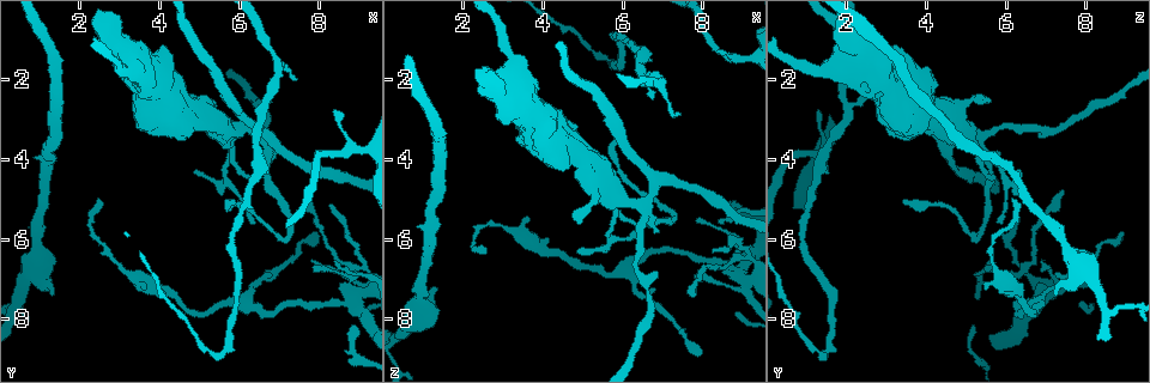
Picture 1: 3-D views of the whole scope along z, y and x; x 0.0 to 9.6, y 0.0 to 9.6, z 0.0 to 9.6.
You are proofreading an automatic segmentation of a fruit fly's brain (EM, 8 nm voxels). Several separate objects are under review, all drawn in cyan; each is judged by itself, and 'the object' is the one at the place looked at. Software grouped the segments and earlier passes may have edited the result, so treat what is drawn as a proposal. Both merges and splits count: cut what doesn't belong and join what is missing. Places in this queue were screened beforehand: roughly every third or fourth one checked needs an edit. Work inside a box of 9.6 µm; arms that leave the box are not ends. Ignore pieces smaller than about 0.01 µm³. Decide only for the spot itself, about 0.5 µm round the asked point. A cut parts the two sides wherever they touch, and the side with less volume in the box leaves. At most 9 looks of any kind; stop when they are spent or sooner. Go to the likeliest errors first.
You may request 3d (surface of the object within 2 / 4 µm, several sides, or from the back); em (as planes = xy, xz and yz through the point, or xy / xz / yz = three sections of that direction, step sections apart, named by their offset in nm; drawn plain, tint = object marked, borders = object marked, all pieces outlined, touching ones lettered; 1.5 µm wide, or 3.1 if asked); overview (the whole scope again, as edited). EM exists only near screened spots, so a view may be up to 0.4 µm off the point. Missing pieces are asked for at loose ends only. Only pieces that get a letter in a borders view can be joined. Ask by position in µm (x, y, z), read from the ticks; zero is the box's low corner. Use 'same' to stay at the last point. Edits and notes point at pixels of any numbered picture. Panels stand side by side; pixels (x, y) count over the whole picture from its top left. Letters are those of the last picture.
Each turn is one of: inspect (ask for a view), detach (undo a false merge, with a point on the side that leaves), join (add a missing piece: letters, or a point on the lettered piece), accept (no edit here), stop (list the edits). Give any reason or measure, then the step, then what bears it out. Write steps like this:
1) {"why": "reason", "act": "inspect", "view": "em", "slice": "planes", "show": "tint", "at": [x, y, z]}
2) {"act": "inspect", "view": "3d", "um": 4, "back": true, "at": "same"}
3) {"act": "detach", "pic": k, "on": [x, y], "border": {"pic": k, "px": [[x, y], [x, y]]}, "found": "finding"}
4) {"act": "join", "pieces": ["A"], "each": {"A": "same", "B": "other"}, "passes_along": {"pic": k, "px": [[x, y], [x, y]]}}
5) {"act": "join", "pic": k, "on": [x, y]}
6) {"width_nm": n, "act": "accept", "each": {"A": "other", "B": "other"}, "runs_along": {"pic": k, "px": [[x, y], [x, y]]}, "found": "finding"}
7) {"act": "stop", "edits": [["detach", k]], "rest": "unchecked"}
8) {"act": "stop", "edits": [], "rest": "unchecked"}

{"why": "an open end", "act": "inspect", "view": "3d", "um": 4, "at": [1.40, 7.45, 7.20]}

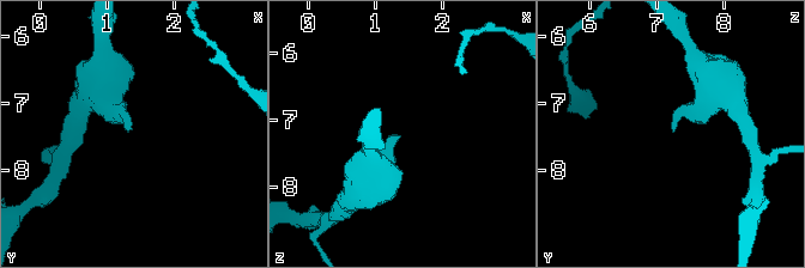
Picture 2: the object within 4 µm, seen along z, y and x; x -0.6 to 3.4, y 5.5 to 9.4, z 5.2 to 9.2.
{"act": "inspect", "view": "em", "slice": "planes", "show": "tint", "at": [1.30, 7.40, 7.25]}

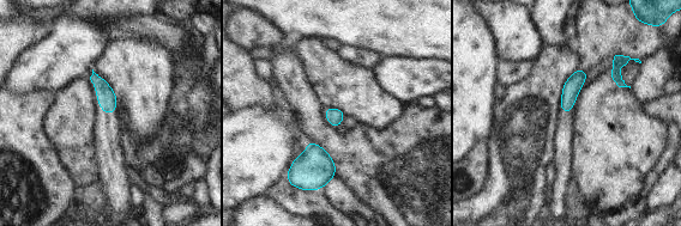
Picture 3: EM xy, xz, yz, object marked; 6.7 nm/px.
{"why": "what lies round it", "act": "inspect", "view": "em", "slice": "planes", "show": "borders", "at": "same"}

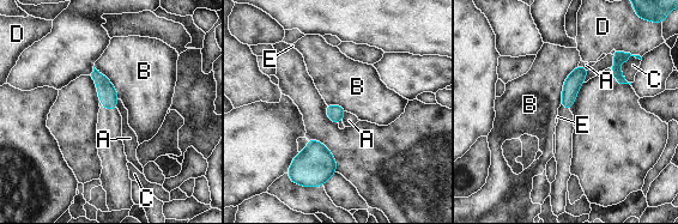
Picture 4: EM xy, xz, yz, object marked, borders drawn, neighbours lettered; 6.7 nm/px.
{"act": "accept", "each": {"A": "other", "B": "other", "C": "other", "D": "other", "E": "other"}, "border": {"pic": 4, "px": [[631, 55], [619, 65], [630, 83]]}, "found": "none of them fits"}

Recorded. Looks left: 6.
{"why": "an open end", "act": "inspect", "view": "3d", "um": 2, "at": [6.35, 5.55, 5.85]}

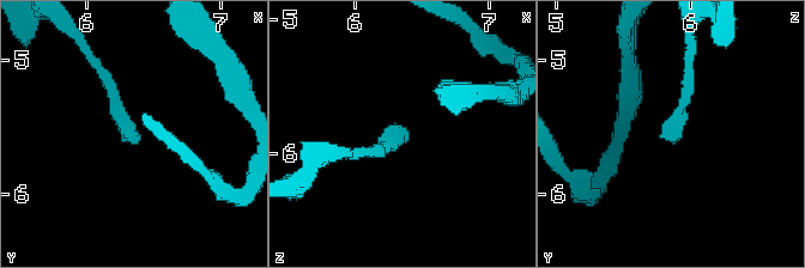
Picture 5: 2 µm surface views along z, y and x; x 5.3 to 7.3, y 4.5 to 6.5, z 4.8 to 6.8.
{"why": "need the tissue", "act": "inspect", "view": "em", "slice": "yz", "step": 4, "show": "tint", "at": [6.40, 5.58, 5.88]}

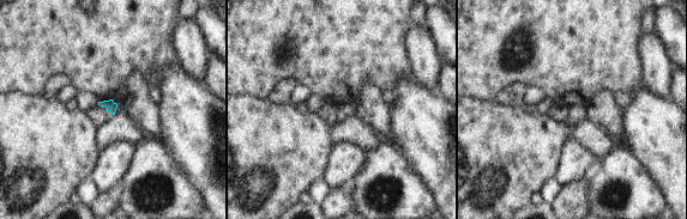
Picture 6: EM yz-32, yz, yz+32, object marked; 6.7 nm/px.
{"why": "another direction", "act": "inspect", "view": "em", "slice": "planes", "show": "borders", "at": "same"}

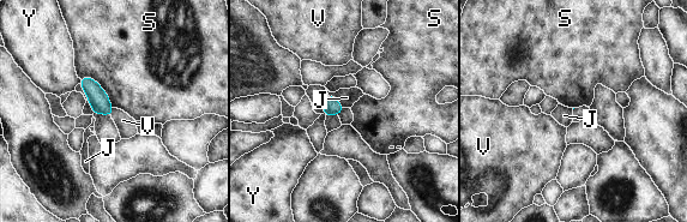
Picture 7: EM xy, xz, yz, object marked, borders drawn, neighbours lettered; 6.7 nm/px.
{"longest_contact_nm": ["S", 320], "act": "accept", "each": {"J": "other", "S": "other", "V": "other", "Y": "other"}, "border": {"pic": 7, "px": [[344, 108], [338, 115]]}, "found": "none of them fits"}

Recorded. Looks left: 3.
{"why": "thin neck", "act": "inspect", "view": "em", "slice": "xy", "step": 8, "show": "tint", "at": [6.40, 3.55, 1.55]}

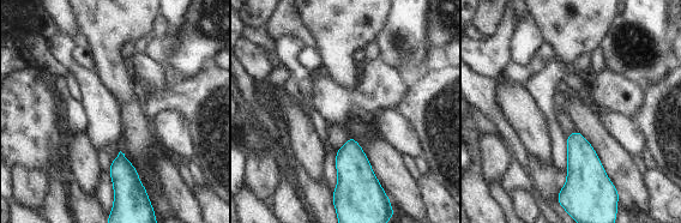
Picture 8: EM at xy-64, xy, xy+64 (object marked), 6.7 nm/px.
{"why": "cut it another way", "act": "inspect", "view": "em", "slice": "planes", "show": "borders", "at": "same"}

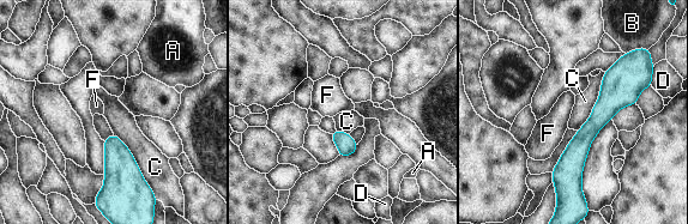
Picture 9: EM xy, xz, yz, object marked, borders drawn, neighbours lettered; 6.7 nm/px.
{"width_nm": 130, "act": "accept", "each": {"A": "other", "B": "other", "C": "other", "D": "other", "F": "other"}, "runs_along": {"pic": 9, "px": [[634, 54], [577, 150], [578, 183]]}, "found": "one neuron here"}

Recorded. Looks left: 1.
{"act": "stop", "edits": [], "rest": "unchecked"}

